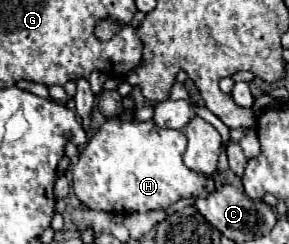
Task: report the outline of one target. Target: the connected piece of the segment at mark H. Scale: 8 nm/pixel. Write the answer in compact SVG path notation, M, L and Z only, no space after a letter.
M122 97L124 113L108 119L98 133L88 139L86 147L80 151L76 165L72 167L74 175L74 193L80 199L82 205L96 211L108 211L108 213L134 213L134 211L166 211L170 205L174 205L180 199L196 197L204 189L206 177L188 169L182 161L184 149L186 149L186 135L178 129L162 129L154 121L138 121L134 117L134 99Z

